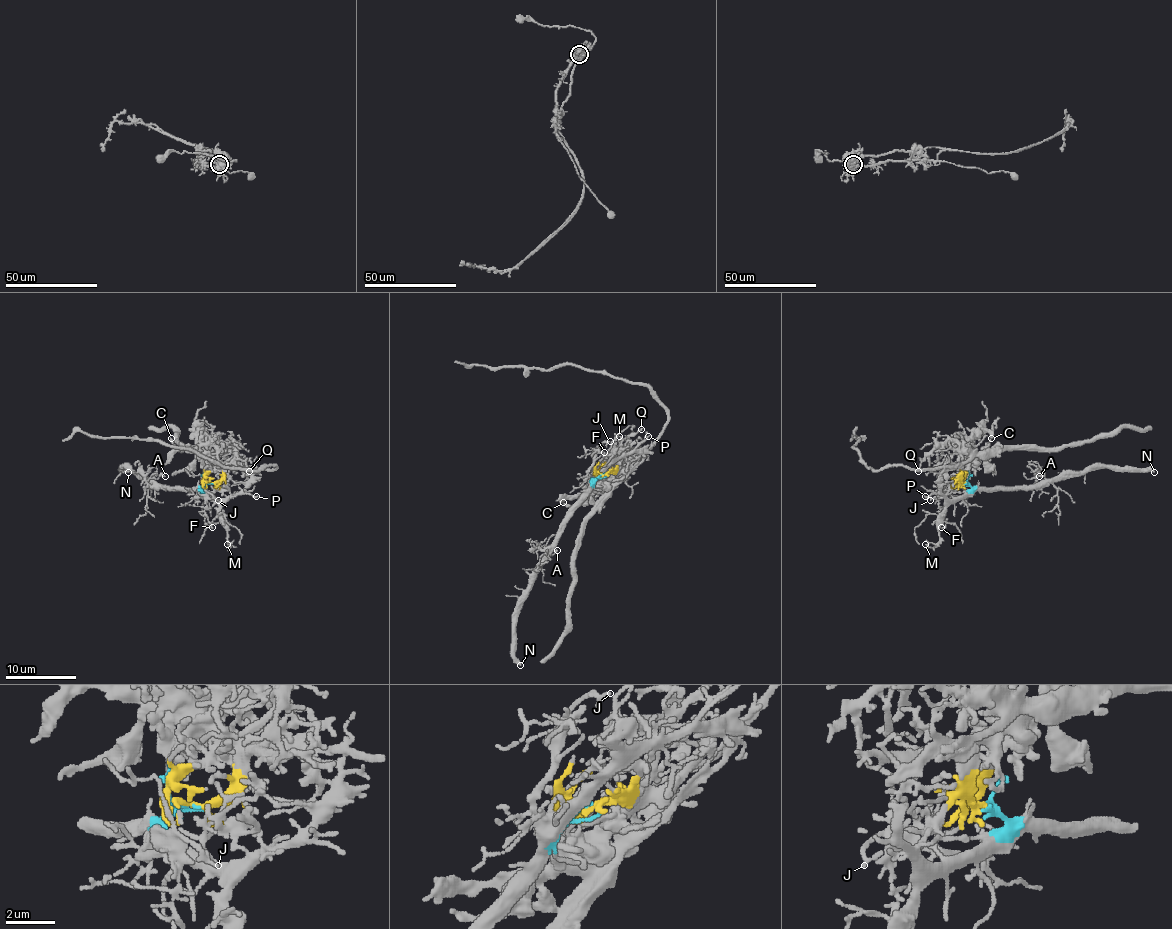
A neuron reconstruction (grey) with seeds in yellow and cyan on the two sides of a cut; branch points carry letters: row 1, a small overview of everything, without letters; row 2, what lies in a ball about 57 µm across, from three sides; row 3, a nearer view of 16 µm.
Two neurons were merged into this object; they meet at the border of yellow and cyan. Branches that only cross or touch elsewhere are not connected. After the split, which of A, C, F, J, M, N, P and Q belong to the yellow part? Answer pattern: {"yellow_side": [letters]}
{"yellow_side": ["C", "Q"]}

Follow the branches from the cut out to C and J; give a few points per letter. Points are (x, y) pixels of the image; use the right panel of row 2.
C: (963, 484), (960, 476), (992, 438)
J: (963, 484), (970, 487), (962, 496), (930, 499)

